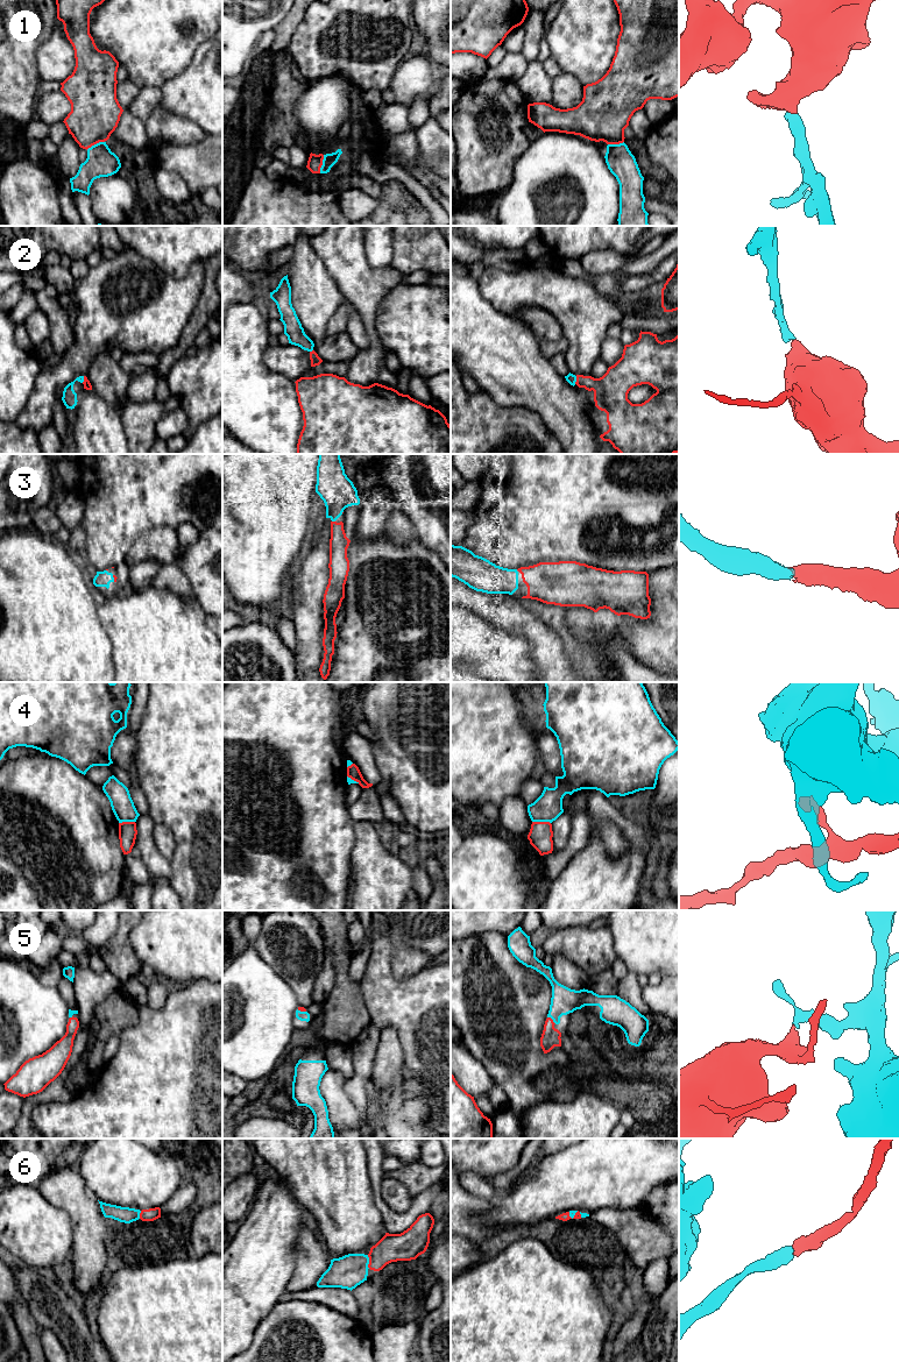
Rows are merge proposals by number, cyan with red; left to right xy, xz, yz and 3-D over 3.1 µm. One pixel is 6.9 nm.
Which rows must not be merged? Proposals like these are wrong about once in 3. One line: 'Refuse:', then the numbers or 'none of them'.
Refuse: 4

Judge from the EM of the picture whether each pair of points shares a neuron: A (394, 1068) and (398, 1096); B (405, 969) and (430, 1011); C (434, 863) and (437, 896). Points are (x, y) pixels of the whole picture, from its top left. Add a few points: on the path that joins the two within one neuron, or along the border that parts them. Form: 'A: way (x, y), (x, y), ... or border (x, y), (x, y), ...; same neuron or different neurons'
A: border (405, 1072), (381, 1107); different neurons
B: border (430, 964), (402, 978), (398, 978), (391, 970); different neurons
C: way (438, 871), (438, 888); same neuron

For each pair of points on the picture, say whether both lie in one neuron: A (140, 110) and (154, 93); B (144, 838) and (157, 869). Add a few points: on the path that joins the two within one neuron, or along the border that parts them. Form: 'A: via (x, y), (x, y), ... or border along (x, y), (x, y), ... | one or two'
A: via (142, 106), (150, 97) | one
B: via (147, 845), (155, 862) | one

